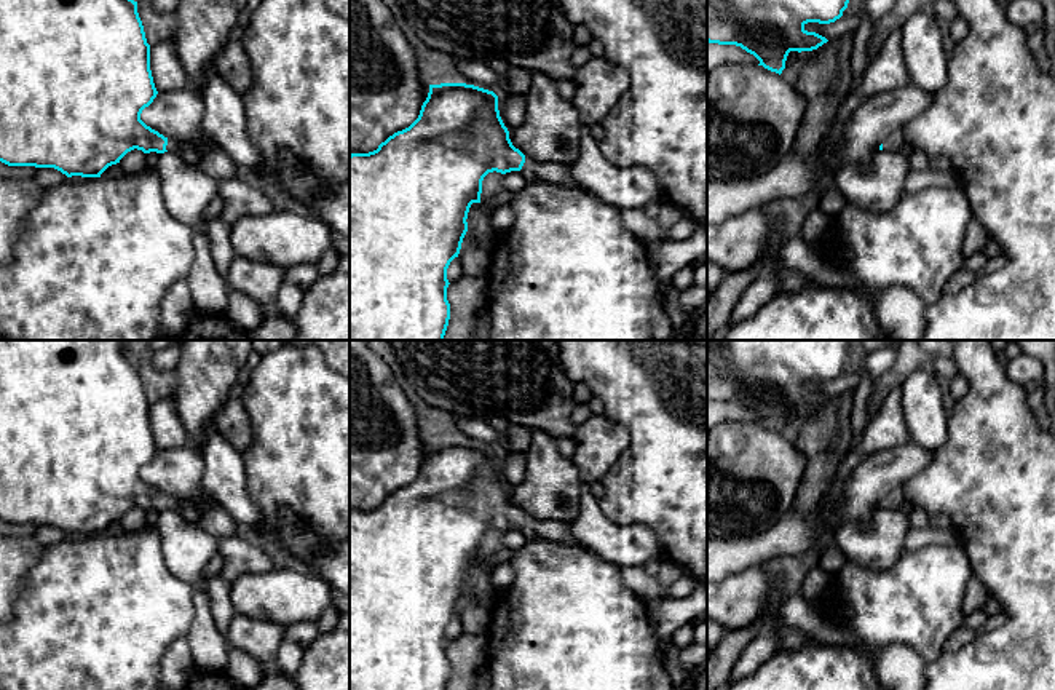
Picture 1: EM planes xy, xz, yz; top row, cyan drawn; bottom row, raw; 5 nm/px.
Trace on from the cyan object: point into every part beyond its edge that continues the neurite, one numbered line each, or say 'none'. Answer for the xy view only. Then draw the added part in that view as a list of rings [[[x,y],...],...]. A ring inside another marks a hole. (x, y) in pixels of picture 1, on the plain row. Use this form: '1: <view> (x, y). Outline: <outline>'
1: xy (190, 511). Outline: [[[168,497],[166,508],[180,513],[182,516],[188,518],[190,521],[196,521],[200,518],[196,506],[185,505],[184,502],[172,498],[172,497]]]

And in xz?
1: xz (556, 531). Outline: [[[525,516],[525,521],[520,527],[522,533],[528,538],[547,538],[554,541],[562,541],[571,545],[575,548],[583,548],[591,551],[589,548],[583,546],[570,530],[567,522],[559,521],[538,521],[530,516]]]

